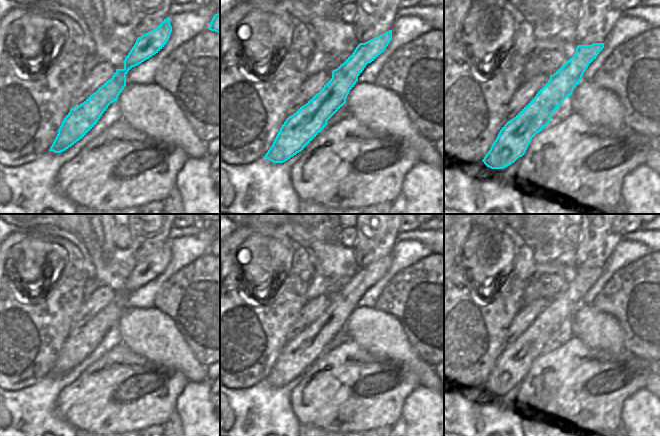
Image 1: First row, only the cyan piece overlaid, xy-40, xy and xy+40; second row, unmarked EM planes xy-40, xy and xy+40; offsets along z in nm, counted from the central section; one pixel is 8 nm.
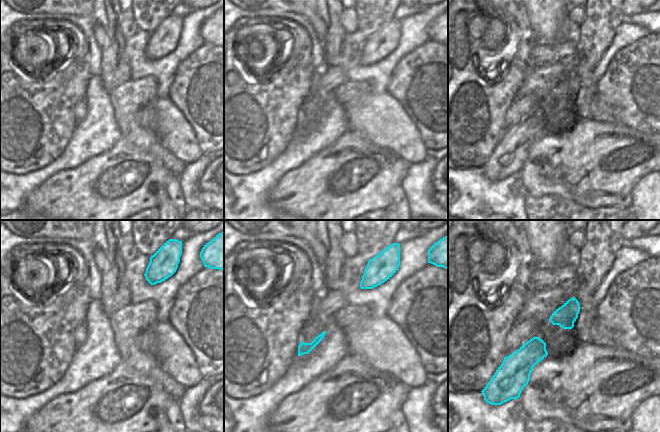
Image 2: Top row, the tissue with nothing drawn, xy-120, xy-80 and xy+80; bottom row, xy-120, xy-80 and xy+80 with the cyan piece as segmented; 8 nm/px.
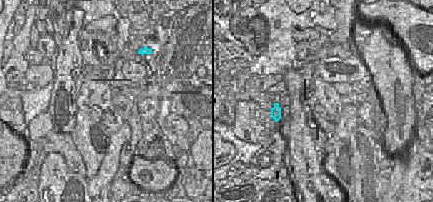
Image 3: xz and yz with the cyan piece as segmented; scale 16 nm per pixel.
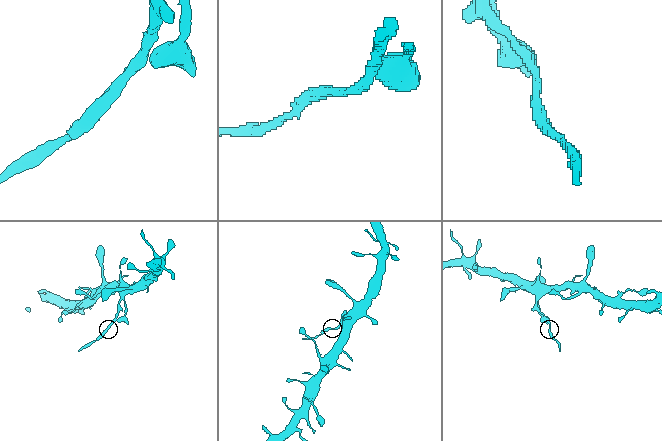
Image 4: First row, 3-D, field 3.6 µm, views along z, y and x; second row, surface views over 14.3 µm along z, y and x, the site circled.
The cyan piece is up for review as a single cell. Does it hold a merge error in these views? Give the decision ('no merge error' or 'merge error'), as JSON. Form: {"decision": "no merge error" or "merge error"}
{"decision": "merge error"}

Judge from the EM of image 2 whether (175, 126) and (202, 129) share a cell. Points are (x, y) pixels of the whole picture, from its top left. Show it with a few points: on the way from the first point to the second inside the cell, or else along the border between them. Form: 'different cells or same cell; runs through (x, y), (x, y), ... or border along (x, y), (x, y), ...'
different cells; border along (179, 108), (193, 130), (197, 145), (201, 150)

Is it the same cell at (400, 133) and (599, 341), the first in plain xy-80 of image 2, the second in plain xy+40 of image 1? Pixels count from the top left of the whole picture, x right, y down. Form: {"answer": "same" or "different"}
{"answer": "same"}

